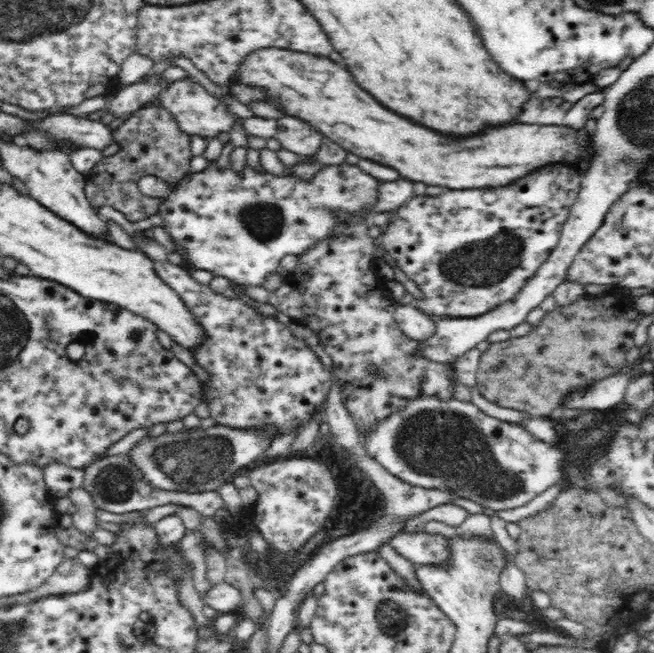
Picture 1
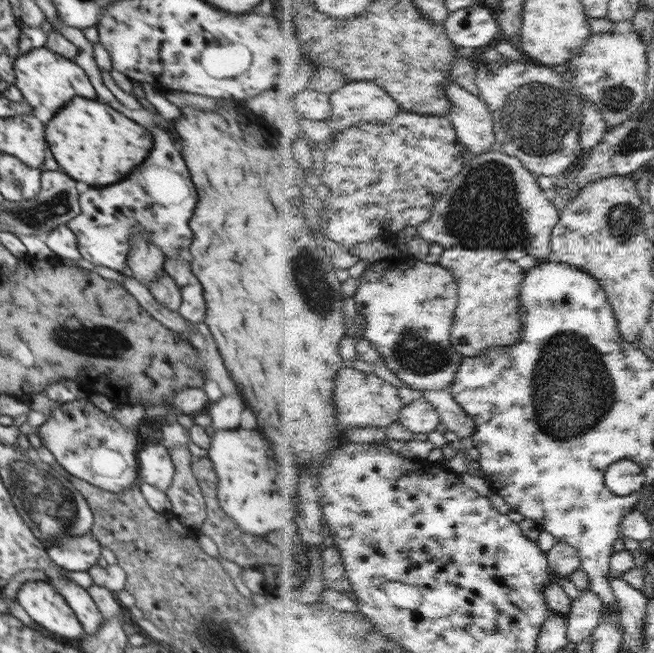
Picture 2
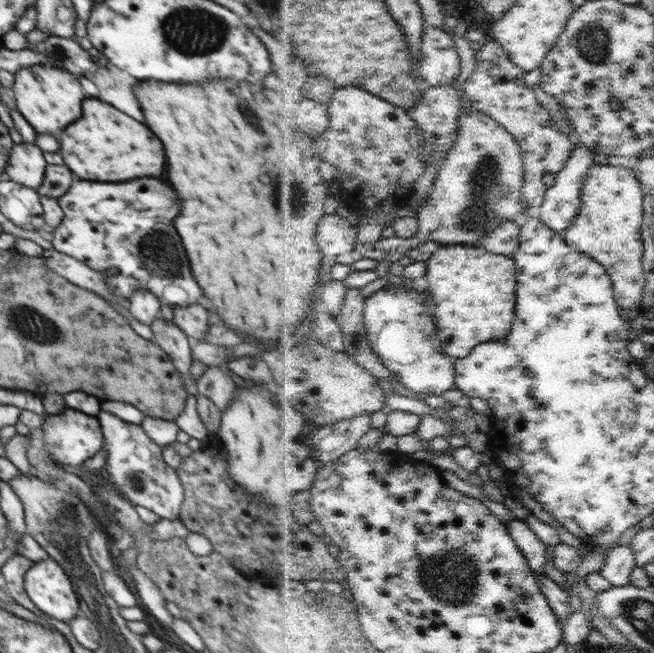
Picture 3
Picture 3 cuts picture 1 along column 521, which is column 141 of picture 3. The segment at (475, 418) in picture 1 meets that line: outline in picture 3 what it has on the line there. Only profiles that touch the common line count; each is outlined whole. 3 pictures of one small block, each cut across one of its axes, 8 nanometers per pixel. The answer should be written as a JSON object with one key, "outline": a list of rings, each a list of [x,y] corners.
{"outline":[[[101,412],[95,417],[102,428],[103,450],[106,450],[106,462],[108,468],[101,471],[106,479],[127,499],[132,505],[144,506],[148,510],[152,510],[154,514],[158,514],[161,519],[174,520],[179,519],[181,506],[184,501],[184,490],[180,480],[178,479],[176,470],[168,467],[163,460],[163,448],[155,444],[145,434],[144,428],[138,424],[128,424],[124,420],[120,420],[118,416],[110,414],[110,412]]]}

